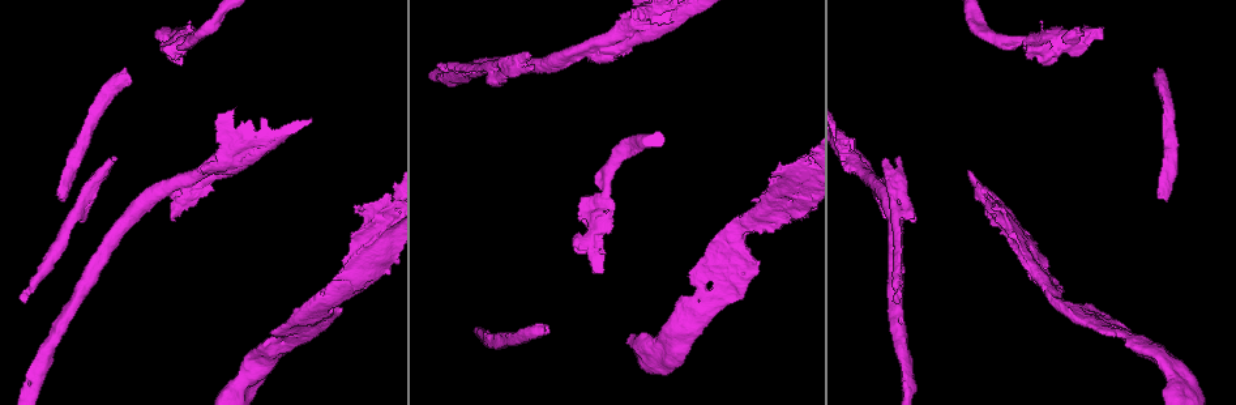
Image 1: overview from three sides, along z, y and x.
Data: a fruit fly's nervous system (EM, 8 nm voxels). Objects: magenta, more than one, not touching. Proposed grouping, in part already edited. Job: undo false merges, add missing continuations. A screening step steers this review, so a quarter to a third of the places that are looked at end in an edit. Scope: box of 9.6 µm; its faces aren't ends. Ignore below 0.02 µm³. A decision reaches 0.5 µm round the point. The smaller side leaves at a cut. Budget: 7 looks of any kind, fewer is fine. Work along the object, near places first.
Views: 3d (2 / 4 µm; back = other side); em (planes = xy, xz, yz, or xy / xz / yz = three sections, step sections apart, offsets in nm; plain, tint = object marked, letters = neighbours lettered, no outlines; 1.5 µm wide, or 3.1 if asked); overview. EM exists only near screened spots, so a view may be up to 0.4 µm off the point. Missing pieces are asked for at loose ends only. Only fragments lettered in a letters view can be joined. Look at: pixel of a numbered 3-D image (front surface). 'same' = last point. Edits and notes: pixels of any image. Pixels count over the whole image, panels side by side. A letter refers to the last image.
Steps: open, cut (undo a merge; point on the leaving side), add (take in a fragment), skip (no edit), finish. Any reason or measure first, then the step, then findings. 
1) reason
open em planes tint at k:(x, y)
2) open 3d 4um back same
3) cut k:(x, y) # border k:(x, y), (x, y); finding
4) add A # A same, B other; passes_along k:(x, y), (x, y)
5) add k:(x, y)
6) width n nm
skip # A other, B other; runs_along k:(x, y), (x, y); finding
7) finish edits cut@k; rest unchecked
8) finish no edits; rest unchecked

open em xy step 8 tint at 1:(696, 263)

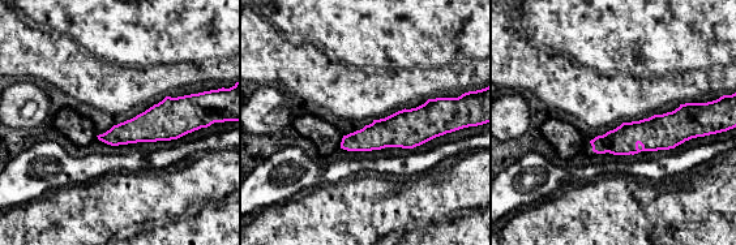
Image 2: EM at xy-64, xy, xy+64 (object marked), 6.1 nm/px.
cut it another way
open em planes letters same

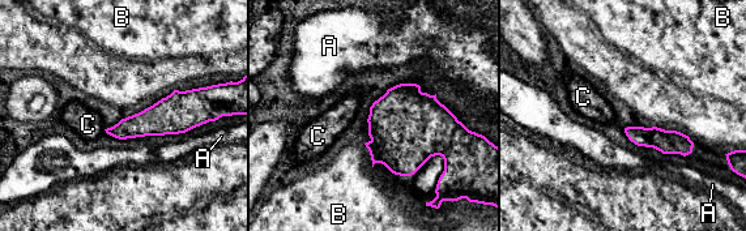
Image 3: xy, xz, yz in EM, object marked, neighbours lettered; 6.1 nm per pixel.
skip # A other, B other, C other; no lettered fragment goes on from it

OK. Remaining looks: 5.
an open end
open em xz step 8 letters at 1:(356, 213)

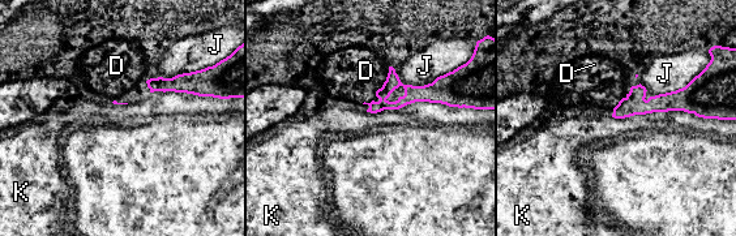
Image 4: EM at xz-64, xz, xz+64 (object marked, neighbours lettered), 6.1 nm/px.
cut it another way
open em planes letters same

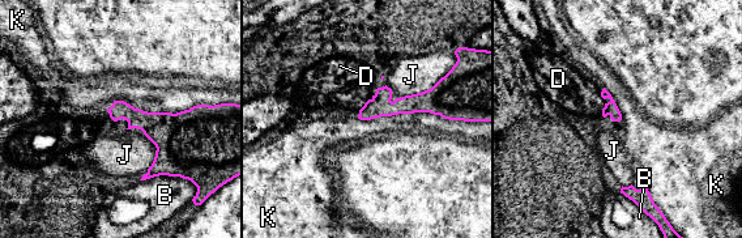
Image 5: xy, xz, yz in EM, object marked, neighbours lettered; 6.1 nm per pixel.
skip # B other, D other, J other, K other; runs_along 5:(444, 107), (376, 106), (362, 115); no lettered fragment goes on from it

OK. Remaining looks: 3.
branch point
open em planes plain at 1:(88, 196)

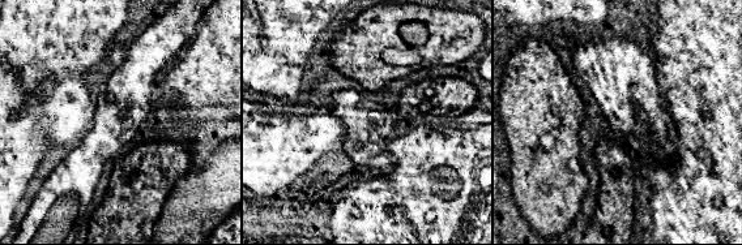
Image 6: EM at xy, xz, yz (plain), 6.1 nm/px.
open em planes letters same

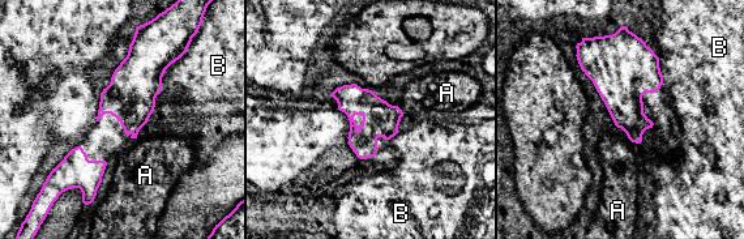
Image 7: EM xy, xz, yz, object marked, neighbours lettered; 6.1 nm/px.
skip # A other, B other; border 7:(186, 52), (166, 69), (161, 90); continuous, no second neuron

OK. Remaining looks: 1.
finish no edits; rest unchecked

